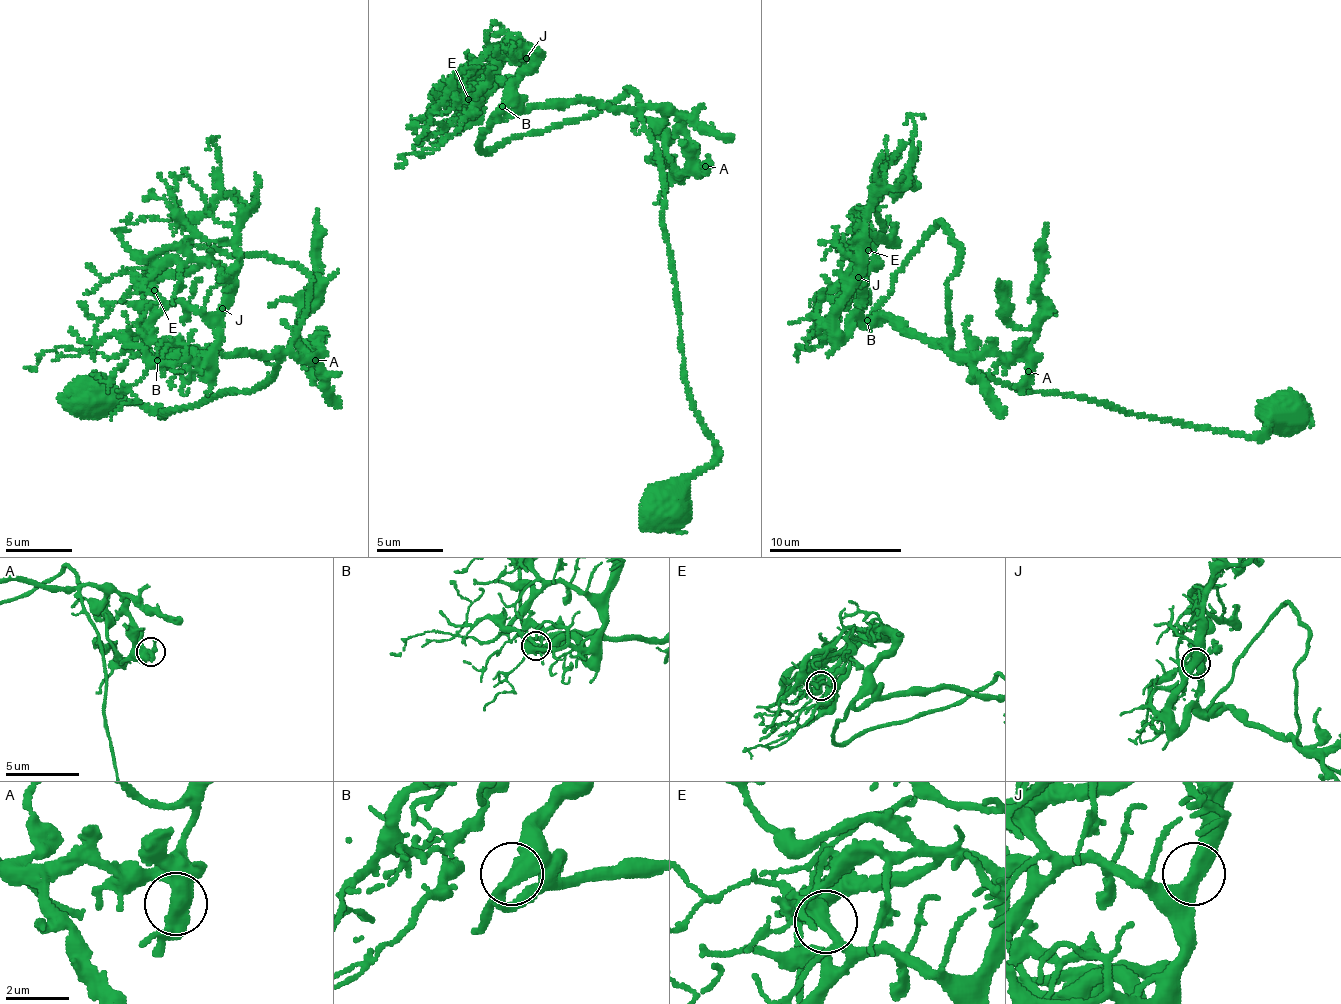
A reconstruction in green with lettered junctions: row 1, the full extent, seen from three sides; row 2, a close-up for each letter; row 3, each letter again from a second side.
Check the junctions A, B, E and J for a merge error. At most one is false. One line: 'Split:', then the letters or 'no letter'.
Split: no letter

